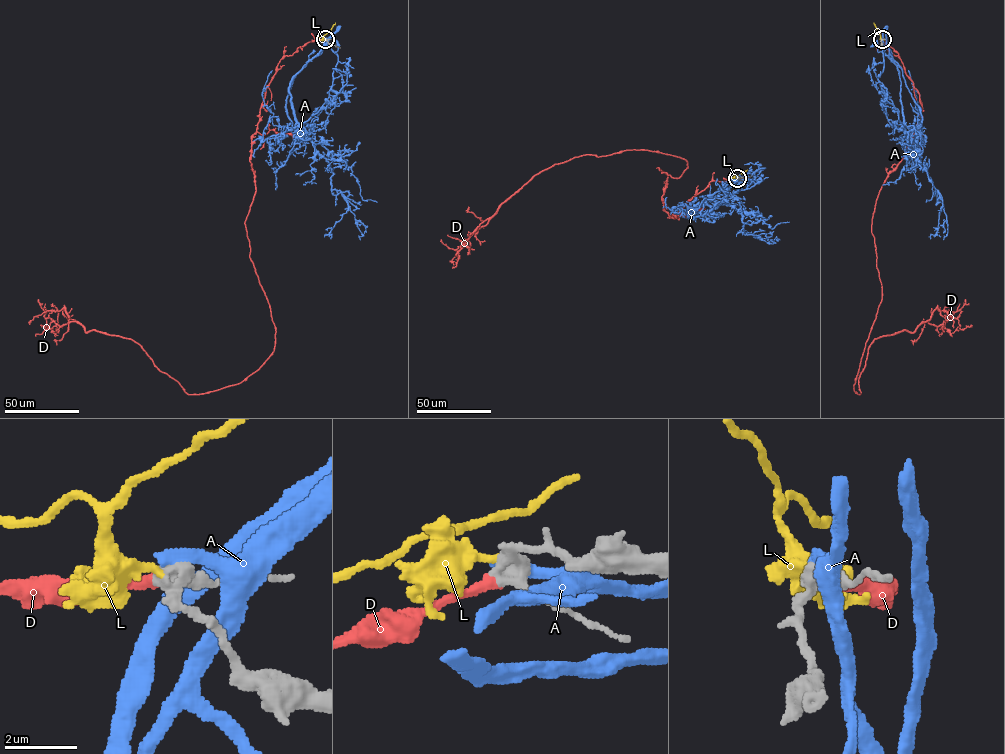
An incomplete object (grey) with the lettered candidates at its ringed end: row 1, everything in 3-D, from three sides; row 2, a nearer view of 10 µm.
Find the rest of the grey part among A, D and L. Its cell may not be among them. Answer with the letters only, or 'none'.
D

